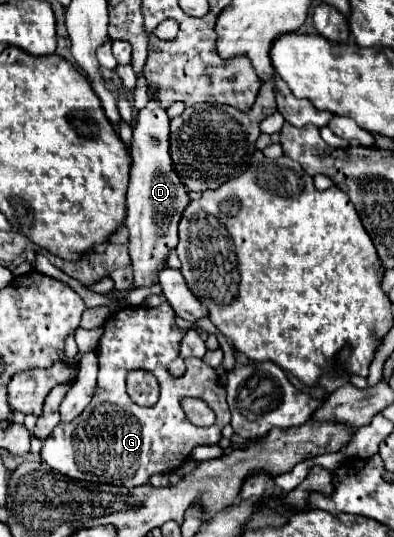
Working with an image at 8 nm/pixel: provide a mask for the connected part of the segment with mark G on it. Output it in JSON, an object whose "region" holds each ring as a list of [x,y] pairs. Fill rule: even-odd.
{"region":[[[170,303],[158,307],[122,307],[112,313],[96,347],[100,359],[96,393],[74,421],[56,425],[44,441],[42,459],[52,469],[72,479],[138,487],[146,485],[154,473],[178,469],[194,447],[218,443],[222,439],[222,427],[230,423],[230,409],[216,371],[200,359],[186,359],[188,371],[180,379],[174,379],[166,371],[166,365],[180,355],[184,335],[186,331],[178,329],[176,313]],[[132,369],[146,369],[158,379],[160,399],[154,407],[140,407],[128,397],[126,375]],[[184,397],[196,397],[210,405],[216,413],[216,423],[212,427],[192,425],[180,405]]]}

